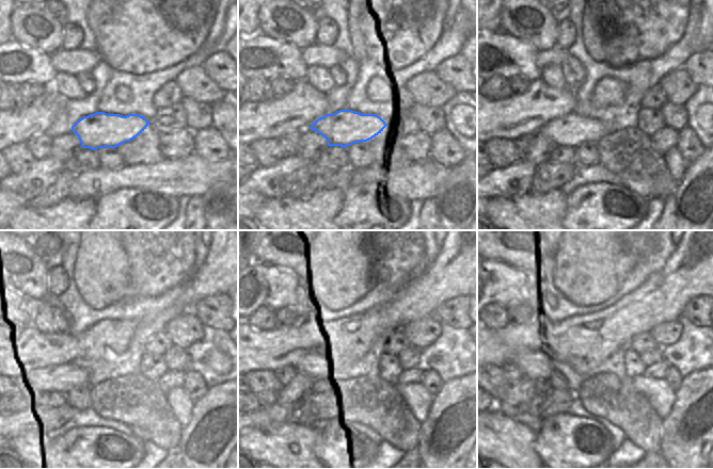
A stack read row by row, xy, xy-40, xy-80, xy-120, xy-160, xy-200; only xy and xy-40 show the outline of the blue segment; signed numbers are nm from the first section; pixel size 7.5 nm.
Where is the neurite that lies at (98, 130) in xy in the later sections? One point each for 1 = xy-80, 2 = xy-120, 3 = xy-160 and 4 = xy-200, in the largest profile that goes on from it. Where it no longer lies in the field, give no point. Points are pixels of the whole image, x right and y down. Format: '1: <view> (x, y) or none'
1: xy-80 (572, 130)
2: xy-120 (90, 372)
3: xy-160 (323, 375)
4: xy-200 (536, 365)

